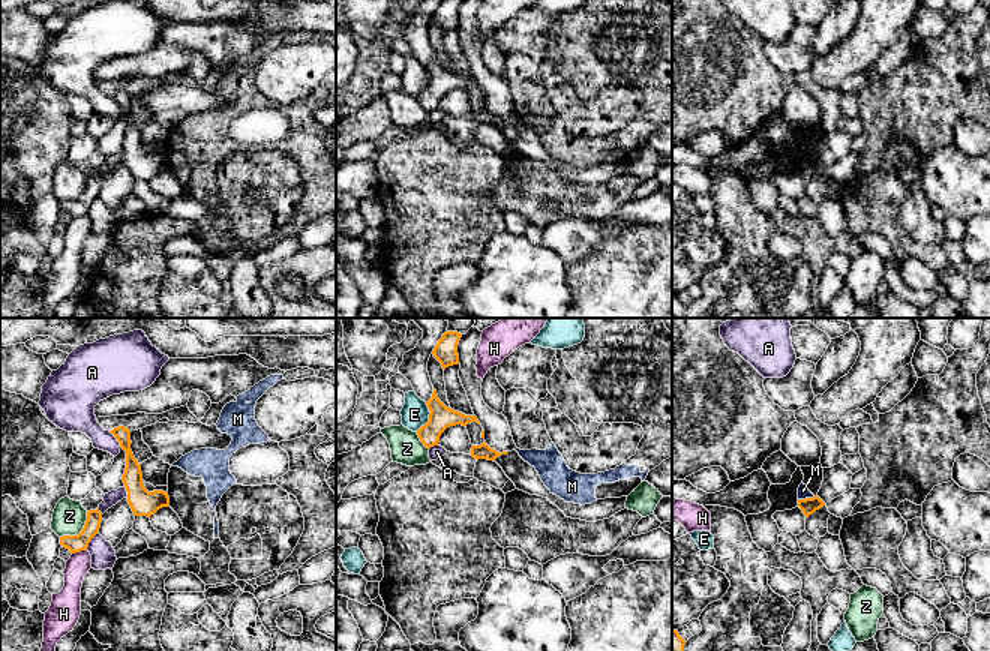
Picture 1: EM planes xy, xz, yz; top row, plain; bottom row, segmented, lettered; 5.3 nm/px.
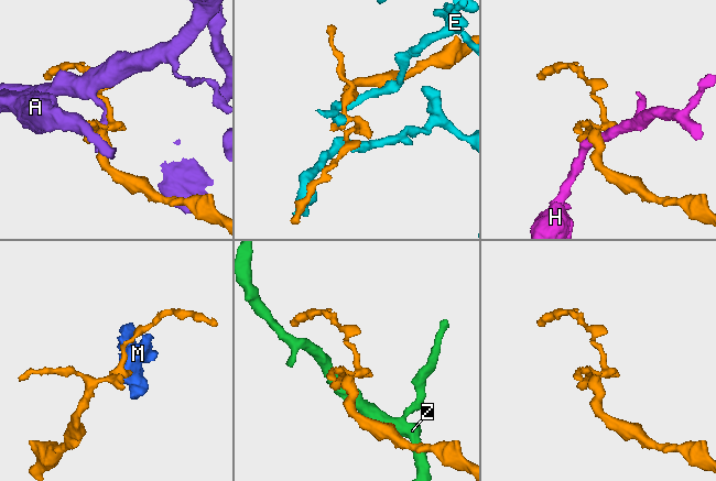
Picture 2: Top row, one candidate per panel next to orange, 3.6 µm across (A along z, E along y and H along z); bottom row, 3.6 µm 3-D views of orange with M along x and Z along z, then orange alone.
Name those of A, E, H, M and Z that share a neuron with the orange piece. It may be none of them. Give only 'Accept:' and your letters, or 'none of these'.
Accept: none of these

